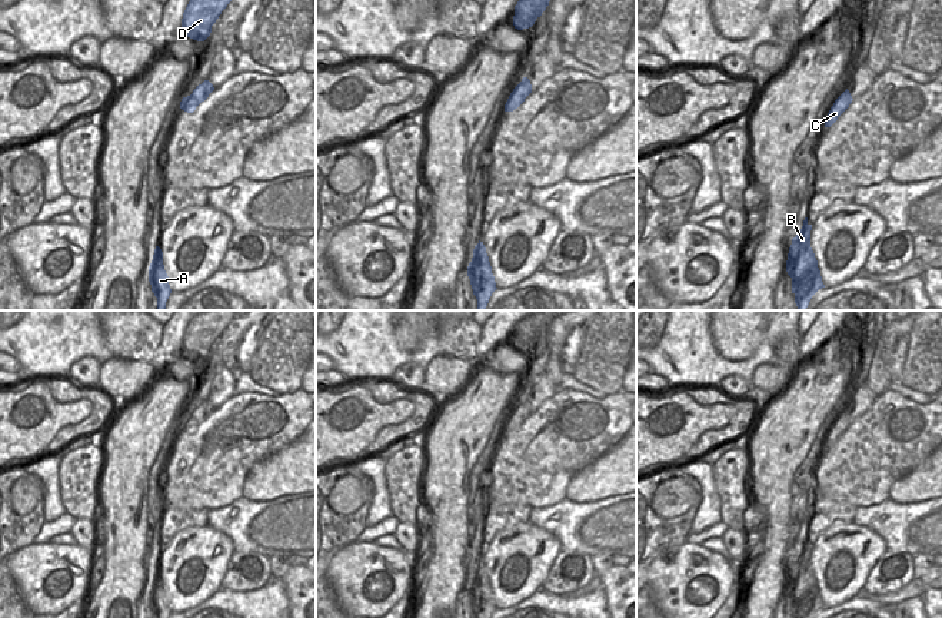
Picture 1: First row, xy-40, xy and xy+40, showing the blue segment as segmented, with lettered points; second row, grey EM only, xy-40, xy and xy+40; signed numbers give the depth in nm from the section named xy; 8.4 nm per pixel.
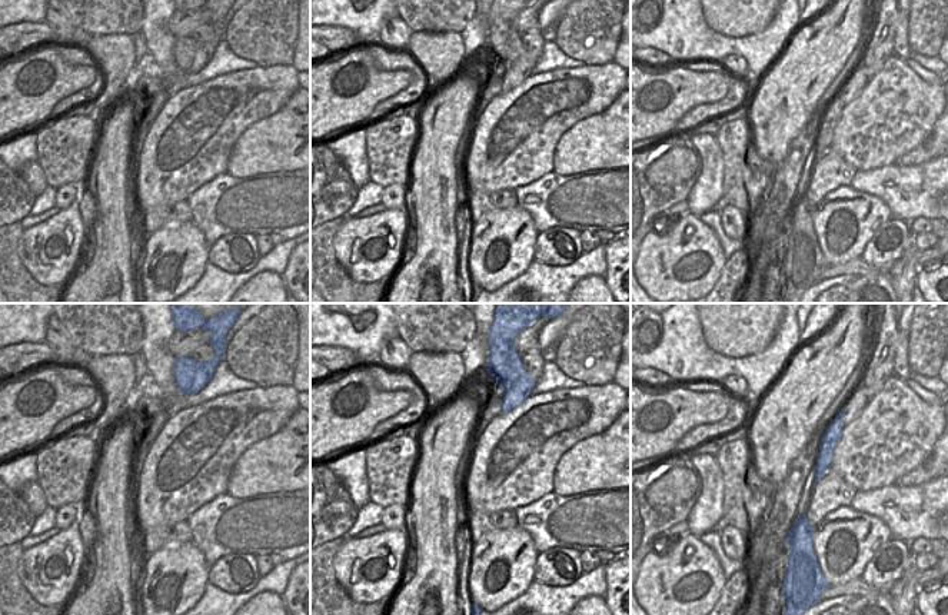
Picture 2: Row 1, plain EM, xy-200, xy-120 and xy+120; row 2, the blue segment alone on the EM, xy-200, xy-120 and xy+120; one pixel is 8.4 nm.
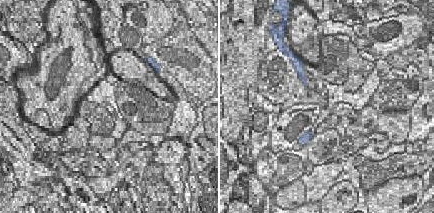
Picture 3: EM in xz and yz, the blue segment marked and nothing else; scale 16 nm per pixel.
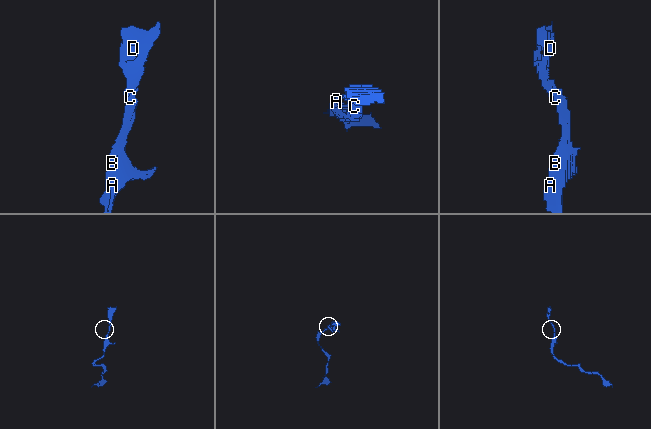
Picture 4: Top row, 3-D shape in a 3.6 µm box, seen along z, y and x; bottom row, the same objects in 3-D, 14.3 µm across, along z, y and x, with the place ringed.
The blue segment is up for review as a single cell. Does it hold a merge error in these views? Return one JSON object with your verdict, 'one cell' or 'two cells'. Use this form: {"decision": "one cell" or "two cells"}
{"decision": "one cell"}

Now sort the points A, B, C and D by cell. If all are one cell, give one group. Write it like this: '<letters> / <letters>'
A B C D

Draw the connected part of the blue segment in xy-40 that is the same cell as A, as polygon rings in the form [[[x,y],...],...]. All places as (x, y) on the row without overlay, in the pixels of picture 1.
[[[159,566],[154,569],[153,581],[149,587],[149,602],[156,618],[169,618],[172,614],[169,597],[163,585],[163,572]]]

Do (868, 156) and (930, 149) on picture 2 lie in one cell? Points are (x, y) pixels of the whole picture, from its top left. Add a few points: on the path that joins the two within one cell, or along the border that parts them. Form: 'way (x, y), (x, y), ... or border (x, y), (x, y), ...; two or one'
border (932, 129), (922, 142), (894, 162); two

